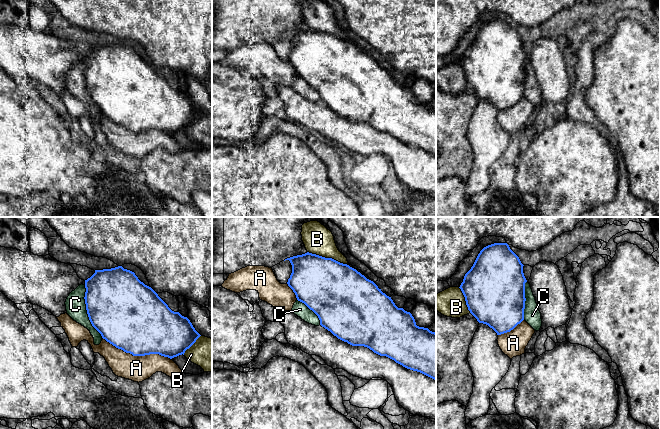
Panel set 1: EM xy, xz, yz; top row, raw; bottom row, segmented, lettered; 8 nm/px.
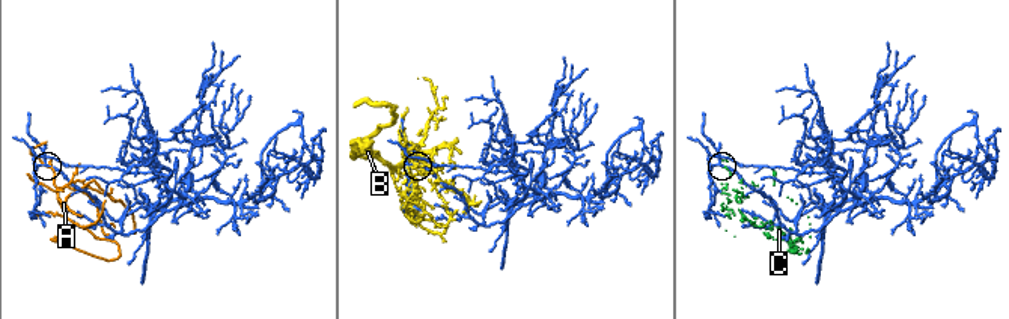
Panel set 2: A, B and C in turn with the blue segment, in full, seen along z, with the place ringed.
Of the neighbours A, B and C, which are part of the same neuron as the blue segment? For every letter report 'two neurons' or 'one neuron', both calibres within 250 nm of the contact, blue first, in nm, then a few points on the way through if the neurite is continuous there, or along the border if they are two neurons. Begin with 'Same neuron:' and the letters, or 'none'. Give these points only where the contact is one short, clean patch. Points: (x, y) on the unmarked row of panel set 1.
Same neuron: none
A: two neurons; 500 nm thick on the blue side, 200 nm on the other
B: two neurons; 460 nm thick on the blue side, 220 nm on the other
C: two neurons; 500 nm thick on the blue side, 160 nm on the other

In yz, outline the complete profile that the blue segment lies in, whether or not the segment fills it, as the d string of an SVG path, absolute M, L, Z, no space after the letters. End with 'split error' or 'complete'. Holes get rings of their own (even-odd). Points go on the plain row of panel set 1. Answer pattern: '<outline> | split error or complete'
M494 19L480 27L459 63L470 89L479 99L492 104L497 111L510 108L524 96L527 56L523 42L507 19Z | complete

